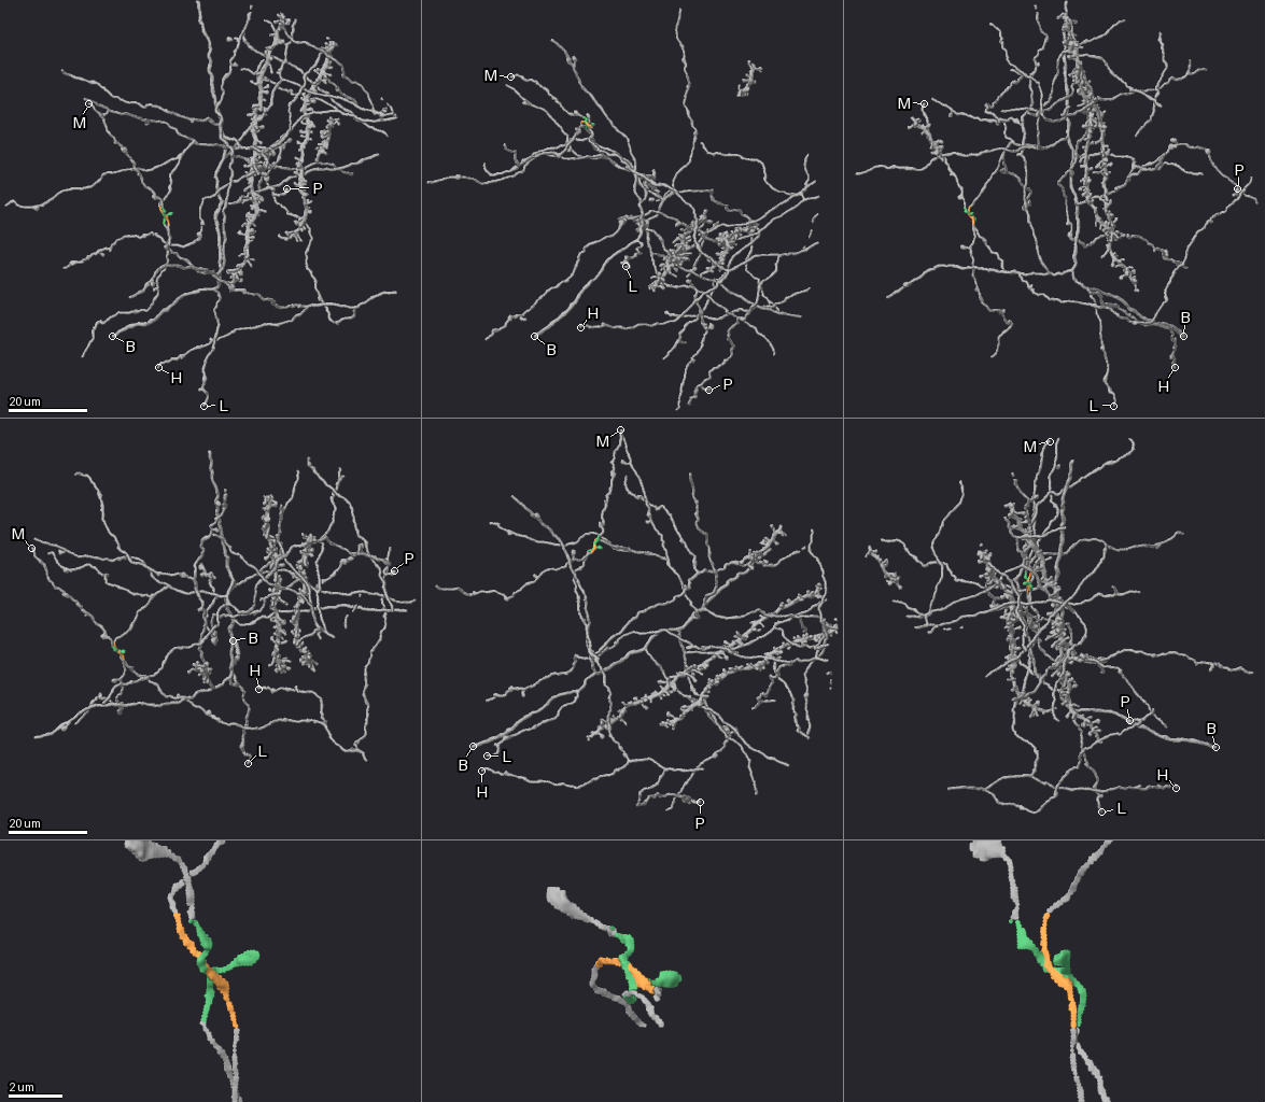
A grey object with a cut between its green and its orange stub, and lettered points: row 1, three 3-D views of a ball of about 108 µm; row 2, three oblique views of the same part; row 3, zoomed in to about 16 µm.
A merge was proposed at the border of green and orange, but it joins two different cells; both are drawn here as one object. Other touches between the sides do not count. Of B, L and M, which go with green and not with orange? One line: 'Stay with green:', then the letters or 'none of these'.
Stay with green: M

